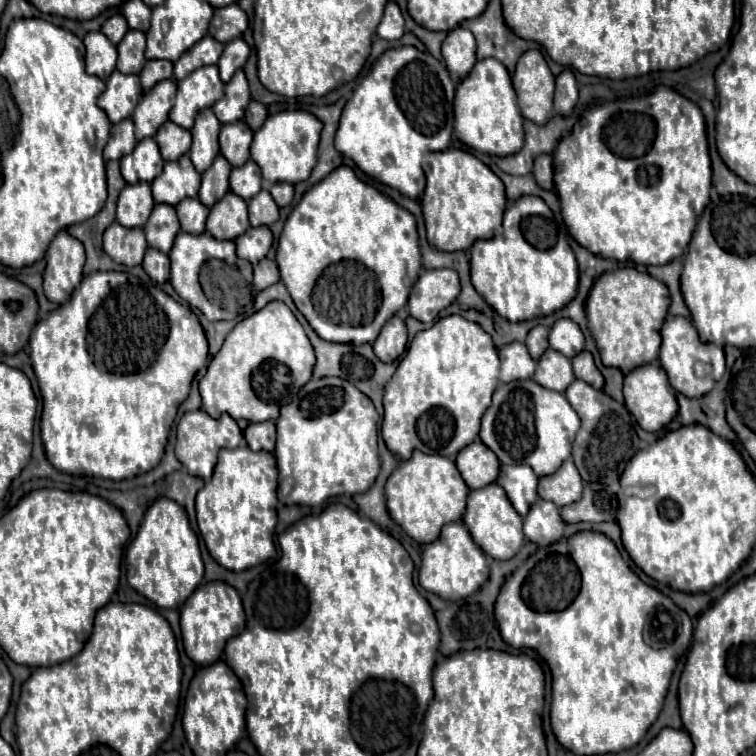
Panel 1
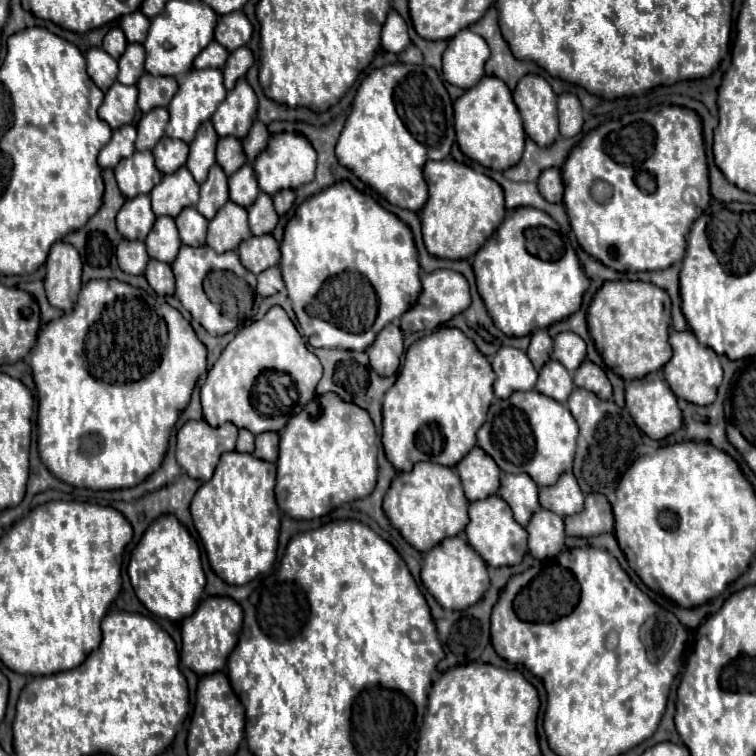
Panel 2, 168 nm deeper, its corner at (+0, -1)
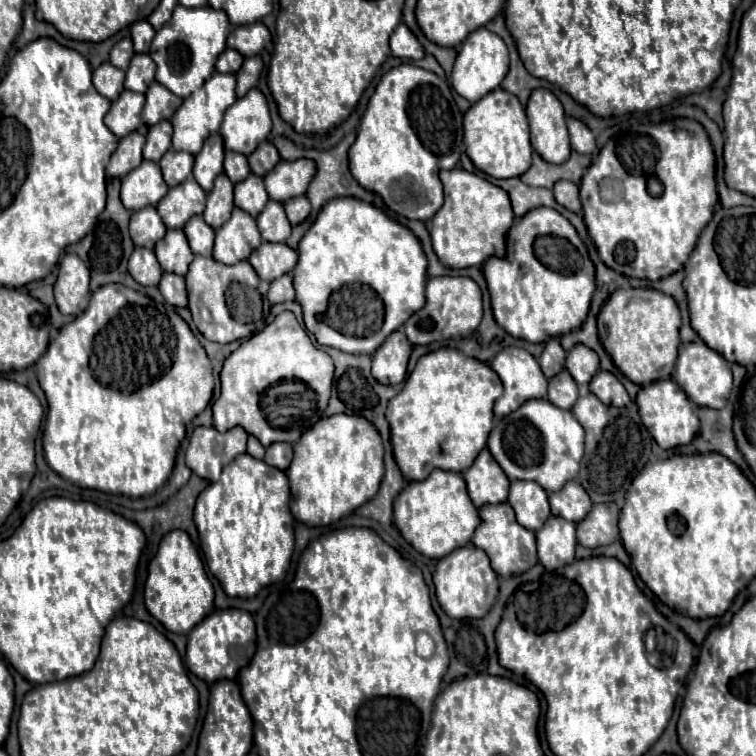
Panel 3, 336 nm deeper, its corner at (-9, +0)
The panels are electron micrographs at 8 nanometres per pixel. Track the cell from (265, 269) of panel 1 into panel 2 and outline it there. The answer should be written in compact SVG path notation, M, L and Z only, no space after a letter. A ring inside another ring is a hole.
M278 266L266 268L264 272L258 274L258 288L256 288L256 292L262 298L272 296L276 292L284 292L284 280L282 280L282 274L280 274Z

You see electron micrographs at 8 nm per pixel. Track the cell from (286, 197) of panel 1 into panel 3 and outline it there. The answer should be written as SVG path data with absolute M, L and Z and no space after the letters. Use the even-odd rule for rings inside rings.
M303 195L303 197L297 197L297 199L289 199L289 201L285 201L283 207L285 207L285 213L289 215L291 225L299 225L299 223L303 223L303 221L307 219L307 215L311 213L309 199L305 199L305 195Z

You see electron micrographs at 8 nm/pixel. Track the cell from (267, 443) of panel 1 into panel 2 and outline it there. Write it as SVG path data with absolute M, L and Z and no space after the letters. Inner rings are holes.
M262 432L256 436L256 458L276 462L278 458L278 434L276 432Z

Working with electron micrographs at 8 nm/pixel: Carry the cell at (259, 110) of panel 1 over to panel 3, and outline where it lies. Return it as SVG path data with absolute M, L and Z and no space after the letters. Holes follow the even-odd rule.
M261 143L261 147L257 147L257 151L253 151L253 155L249 155L249 167L253 175L265 177L277 163L279 163L279 155L277 149L271 143Z

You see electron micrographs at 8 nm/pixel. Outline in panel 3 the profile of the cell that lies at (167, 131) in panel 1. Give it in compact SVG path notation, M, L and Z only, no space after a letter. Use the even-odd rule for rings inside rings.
M169 149L163 159L159 161L163 179L169 187L175 187L179 183L183 183L187 177L191 177L193 171L193 155L185 153L185 151L173 151Z

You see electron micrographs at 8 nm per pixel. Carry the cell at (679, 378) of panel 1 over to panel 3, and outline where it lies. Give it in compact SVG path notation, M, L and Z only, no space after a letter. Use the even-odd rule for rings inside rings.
M703 341L683 343L679 347L679 357L677 357L677 365L673 371L673 379L689 395L691 403L699 407L711 407L711 409L723 409L733 387L733 375L731 375L729 363L717 351L705 347Z

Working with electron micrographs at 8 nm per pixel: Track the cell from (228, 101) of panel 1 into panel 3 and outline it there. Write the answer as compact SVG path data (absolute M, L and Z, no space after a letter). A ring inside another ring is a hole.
M253 89L249 95L237 99L229 111L225 111L219 133L227 151L251 155L271 133L269 107L263 93Z

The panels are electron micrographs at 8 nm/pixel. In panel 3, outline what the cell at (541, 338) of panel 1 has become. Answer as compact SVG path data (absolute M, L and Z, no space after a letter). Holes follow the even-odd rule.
M549 339L547 341L547 347L539 359L541 363L541 369L545 373L547 379L555 377L563 367L565 367L565 349L559 345L559 339Z

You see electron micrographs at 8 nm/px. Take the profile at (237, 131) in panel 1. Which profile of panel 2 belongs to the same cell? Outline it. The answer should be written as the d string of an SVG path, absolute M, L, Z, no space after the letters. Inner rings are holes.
M234 136L220 138L218 140L218 150L216 150L216 162L224 168L226 176L236 172L246 162L242 142L238 138L234 138Z

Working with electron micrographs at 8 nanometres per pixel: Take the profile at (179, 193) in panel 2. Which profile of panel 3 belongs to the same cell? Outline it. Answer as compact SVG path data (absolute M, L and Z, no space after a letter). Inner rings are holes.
M189 177L181 187L171 187L165 199L157 205L157 213L161 215L167 229L183 229L183 225L193 217L205 211L205 191L199 183Z

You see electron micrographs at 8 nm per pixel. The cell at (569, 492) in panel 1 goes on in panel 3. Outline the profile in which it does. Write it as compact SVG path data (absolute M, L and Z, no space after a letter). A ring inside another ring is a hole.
M575 479L565 483L557 495L549 495L551 513L557 517L563 517L569 523L579 523L585 519L585 515L591 511L591 499L587 491L577 483Z

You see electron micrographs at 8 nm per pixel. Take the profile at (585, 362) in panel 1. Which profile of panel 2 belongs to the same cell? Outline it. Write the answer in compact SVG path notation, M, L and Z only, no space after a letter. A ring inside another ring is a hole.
M584 360L580 368L574 372L574 384L580 388L588 388L590 392L596 392L596 396L600 396L602 400L612 398L612 386L606 378L606 372L590 360Z

